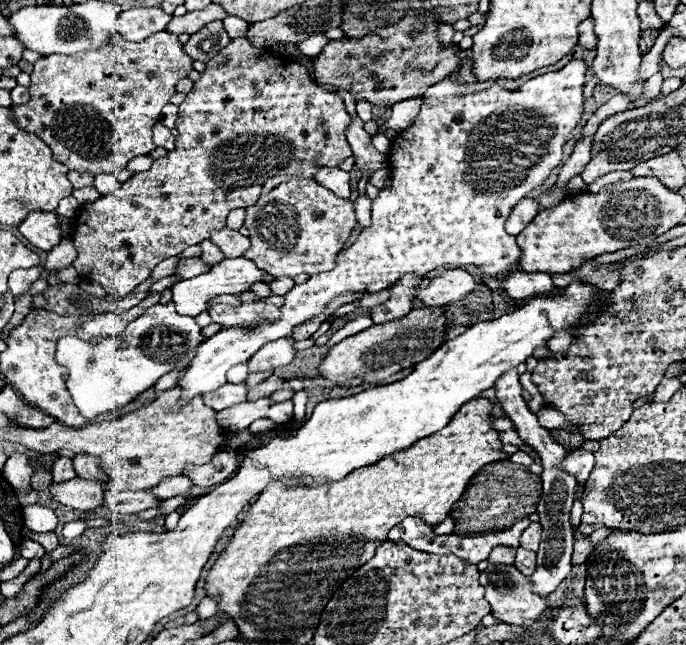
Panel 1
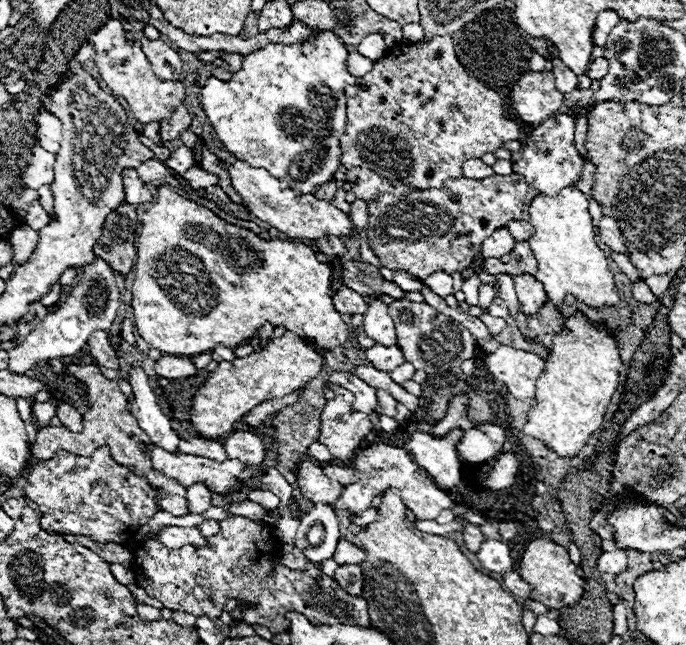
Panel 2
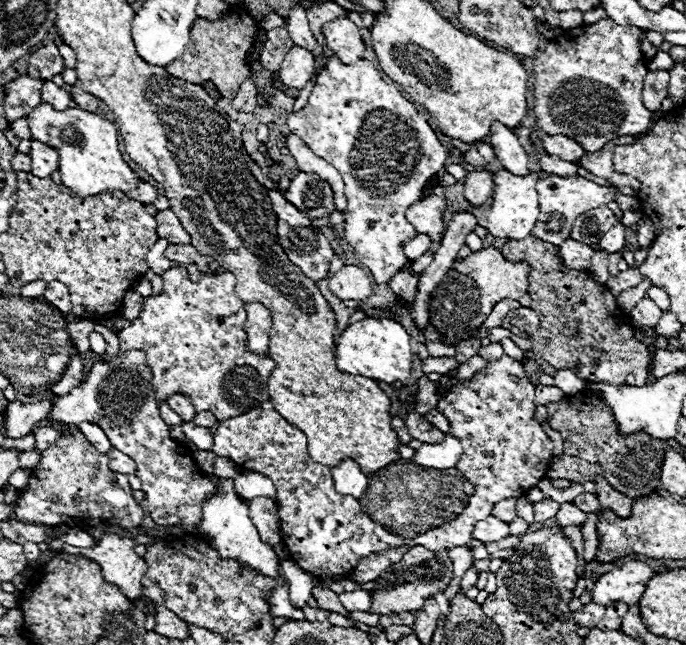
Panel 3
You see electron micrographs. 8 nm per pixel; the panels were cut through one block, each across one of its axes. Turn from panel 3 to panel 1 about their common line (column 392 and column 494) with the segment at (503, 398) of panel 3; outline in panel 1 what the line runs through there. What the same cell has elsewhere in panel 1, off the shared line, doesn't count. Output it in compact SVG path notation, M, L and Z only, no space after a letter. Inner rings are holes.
M494 548L490 554L490 564L514 564L514 556L516 556L516 548Z

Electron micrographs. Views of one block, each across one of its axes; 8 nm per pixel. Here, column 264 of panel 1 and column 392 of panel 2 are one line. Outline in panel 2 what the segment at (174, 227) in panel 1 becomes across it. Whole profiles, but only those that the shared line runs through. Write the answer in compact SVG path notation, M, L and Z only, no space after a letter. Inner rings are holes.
M434 36L430 42L398 44L388 56L376 60L372 72L358 78L356 86L346 88L346 130L340 138L342 164L348 168L348 182L360 200L374 200L390 192L394 196L410 190L442 188L444 180L462 176L462 162L482 158L486 152L498 150L508 140L518 140L520 128L504 116L502 98L476 78L470 78L454 54L450 36Z

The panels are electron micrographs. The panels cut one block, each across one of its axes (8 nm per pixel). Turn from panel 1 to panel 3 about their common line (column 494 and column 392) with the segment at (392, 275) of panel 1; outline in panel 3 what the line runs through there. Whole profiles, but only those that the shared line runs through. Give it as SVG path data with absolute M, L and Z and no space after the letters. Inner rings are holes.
M336 56L328 60L322 72L314 78L308 104L288 114L290 130L300 136L306 146L326 162L330 162L344 180L344 196L348 200L344 234L350 242L354 256L368 268L376 284L390 282L392 276L408 262L402 244L416 236L416 230L406 220L406 210L422 198L426 182L436 176L446 162L446 148L440 144L436 132L426 122L414 104L410 104L398 88L388 84L380 70L370 60L344 64Z

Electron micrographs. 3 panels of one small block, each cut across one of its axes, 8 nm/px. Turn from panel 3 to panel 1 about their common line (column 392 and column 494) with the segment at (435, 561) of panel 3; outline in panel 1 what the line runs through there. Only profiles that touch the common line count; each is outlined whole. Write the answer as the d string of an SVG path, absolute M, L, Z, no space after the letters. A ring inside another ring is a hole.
M490 564L484 572L480 572L480 584L486 588L486 600L492 606L492 614L500 618L504 624L512 624L512 626L530 626L548 608L544 598L532 594L530 582L532 580L520 574L512 564Z

